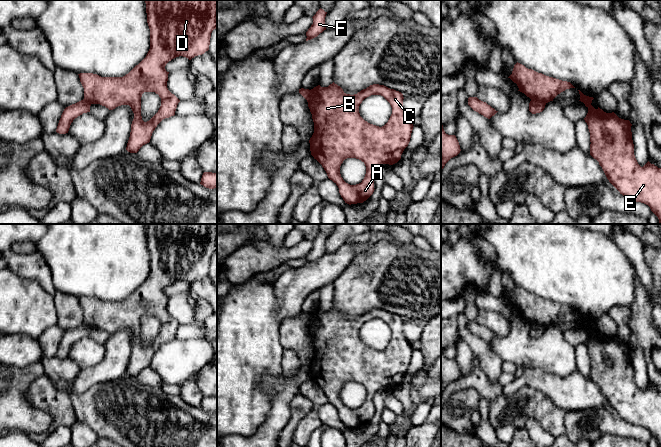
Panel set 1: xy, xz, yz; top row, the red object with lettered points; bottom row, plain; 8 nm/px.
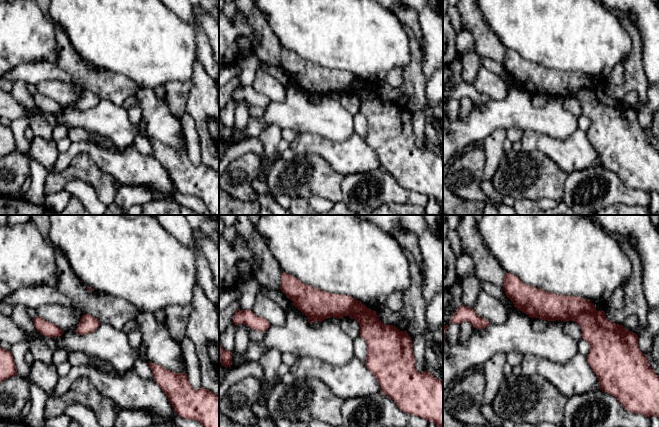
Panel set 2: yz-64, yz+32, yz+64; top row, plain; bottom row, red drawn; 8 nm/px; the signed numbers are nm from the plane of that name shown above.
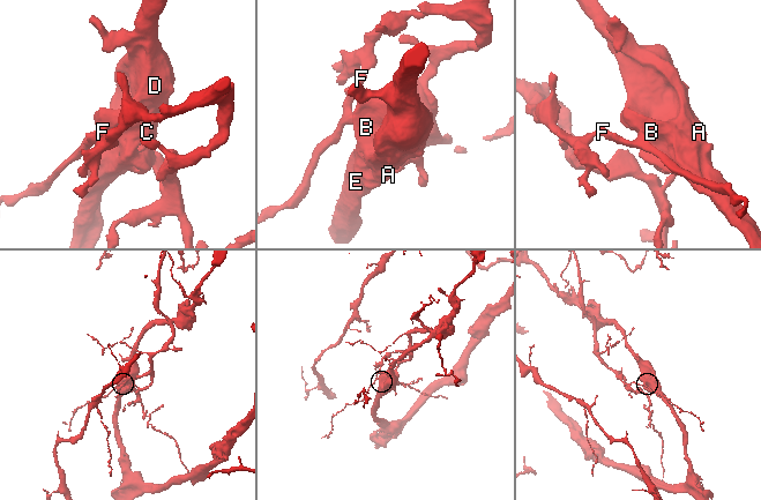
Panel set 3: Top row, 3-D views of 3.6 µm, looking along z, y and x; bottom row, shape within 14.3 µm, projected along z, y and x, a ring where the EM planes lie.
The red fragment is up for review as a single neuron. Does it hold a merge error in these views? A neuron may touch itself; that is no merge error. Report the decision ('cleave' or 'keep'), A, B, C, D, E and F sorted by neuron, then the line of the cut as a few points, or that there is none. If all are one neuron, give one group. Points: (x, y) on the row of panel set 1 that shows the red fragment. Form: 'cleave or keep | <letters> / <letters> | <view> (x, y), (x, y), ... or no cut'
cleave | A B C D E / F | yz (531, 99), (537, 99), (545, 103)

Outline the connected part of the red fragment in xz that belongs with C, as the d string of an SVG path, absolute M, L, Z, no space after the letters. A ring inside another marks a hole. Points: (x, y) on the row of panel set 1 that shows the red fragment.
M334 82L328 87L318 85L311 89L311 98L308 102L314 122L314 133L309 140L311 155L322 165L328 178L338 186L345 203L351 205L366 201L375 190L375 169L383 164L393 165L401 159L414 127L404 111L403 99L401 92L379 84L370 85L354 95L346 94ZM371 95L383 96L392 107L392 114L382 127L370 124L360 116L360 104ZM347 158L356 158L365 164L366 174L361 183L350 185L341 177L340 166Z

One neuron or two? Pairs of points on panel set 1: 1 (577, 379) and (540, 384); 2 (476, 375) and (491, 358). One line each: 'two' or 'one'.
1: one
2: two

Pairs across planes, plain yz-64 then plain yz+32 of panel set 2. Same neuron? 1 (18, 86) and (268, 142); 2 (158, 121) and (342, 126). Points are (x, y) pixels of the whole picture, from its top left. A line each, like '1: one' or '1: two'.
1: one
2: one

